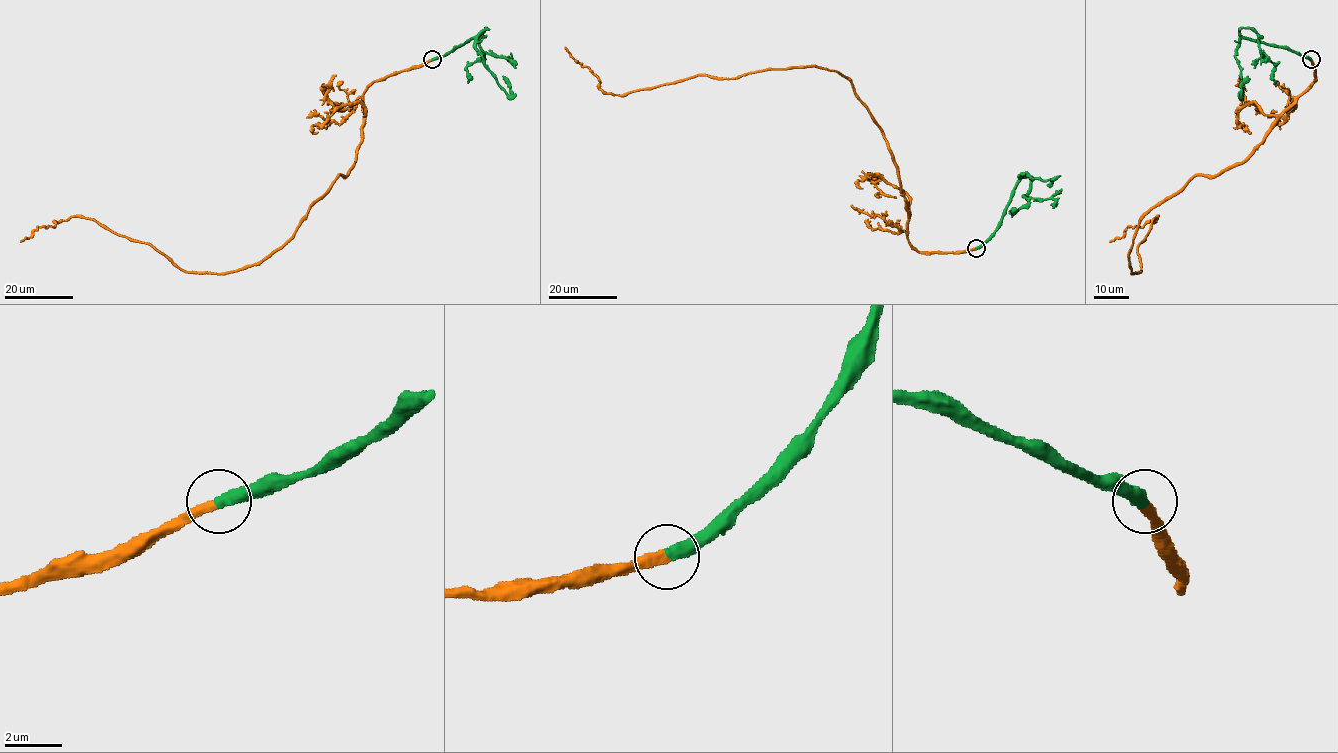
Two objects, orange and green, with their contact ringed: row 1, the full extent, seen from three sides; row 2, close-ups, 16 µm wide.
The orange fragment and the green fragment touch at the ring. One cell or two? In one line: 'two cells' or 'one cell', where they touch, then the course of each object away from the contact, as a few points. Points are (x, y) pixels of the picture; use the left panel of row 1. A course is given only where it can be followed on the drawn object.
one cell | (432, 59) | orange via (432, 59), (367, 87), (356, 160), (259, 262), (184, 271), (150, 246), (78, 216), (20, 241) | green via (432, 59), (471, 40), (485, 27), (479, 40), (484, 54), (466, 66), (467, 83)

